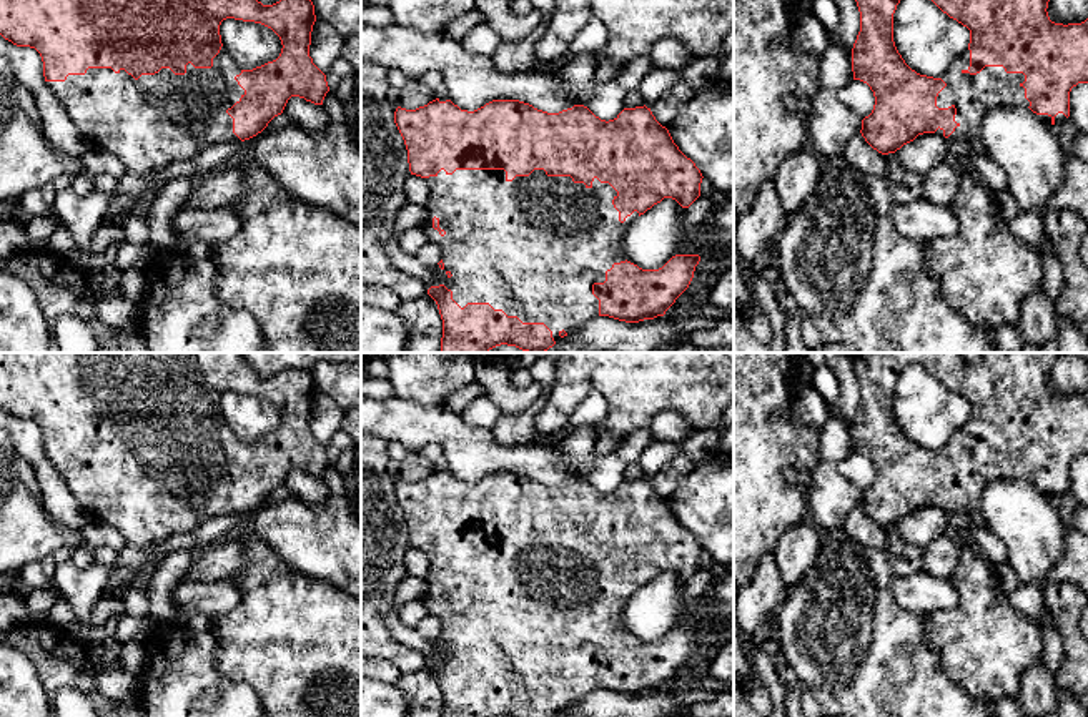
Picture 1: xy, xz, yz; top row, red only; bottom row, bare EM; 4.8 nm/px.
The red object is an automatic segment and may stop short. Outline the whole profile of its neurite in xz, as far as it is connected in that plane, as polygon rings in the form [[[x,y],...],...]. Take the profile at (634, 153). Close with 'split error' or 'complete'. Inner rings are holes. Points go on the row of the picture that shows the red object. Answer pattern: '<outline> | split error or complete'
[[[439,96],[416,110],[398,106],[394,123],[408,150],[411,175],[421,176],[429,186],[426,205],[426,221],[423,231],[428,243],[436,245],[443,258],[438,263],[451,279],[446,286],[431,286],[428,294],[436,301],[443,319],[443,338],[439,353],[487,353],[489,349],[507,344],[527,353],[546,353],[561,338],[579,329],[596,316],[609,316],[626,323],[639,323],[664,316],[675,299],[689,288],[699,255],[675,255],[659,269],[642,269],[624,256],[622,243],[627,228],[634,220],[660,203],[664,198],[675,200],[682,208],[689,208],[700,196],[702,173],[674,143],[669,130],[662,126],[650,108],[624,108],[614,120],[601,120],[587,106],[574,105],[559,113],[547,113],[519,100],[492,100],[484,106],[467,111],[454,105],[448,96]]] | split error

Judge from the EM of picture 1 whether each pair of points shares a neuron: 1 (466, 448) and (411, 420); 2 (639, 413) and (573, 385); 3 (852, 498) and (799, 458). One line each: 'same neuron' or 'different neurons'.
1: same neuron
2: same neuron
3: different neurons

